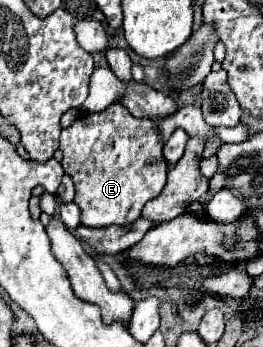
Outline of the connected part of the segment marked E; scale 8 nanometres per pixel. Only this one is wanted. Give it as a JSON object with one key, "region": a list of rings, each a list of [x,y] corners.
{"region":[[[120,103],[110,105],[106,111],[90,113],[78,117],[60,135],[60,151],[64,153],[62,167],[72,177],[76,187],[74,203],[80,207],[80,221],[86,227],[110,227],[110,225],[130,225],[140,217],[142,207],[154,199],[166,183],[166,161],[162,157],[162,147],[158,147],[158,131],[150,119],[132,117]]]}

